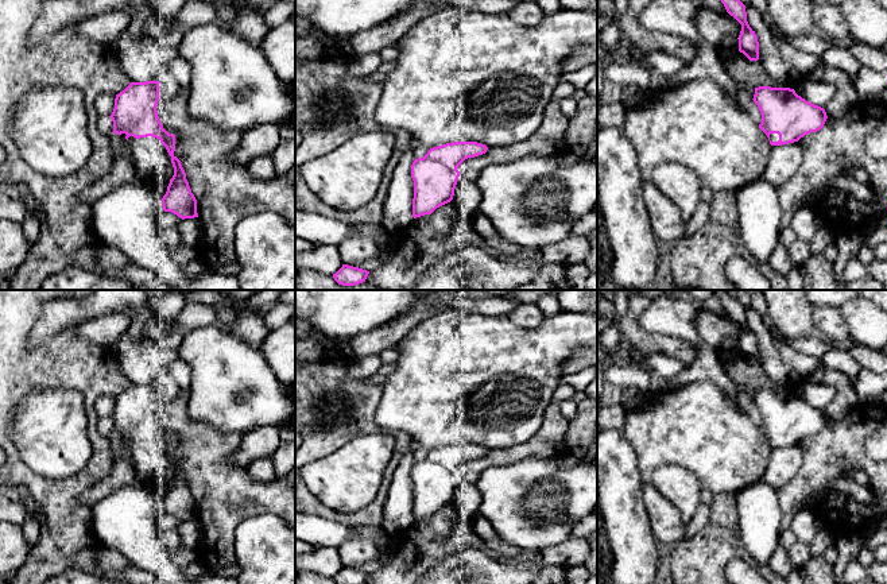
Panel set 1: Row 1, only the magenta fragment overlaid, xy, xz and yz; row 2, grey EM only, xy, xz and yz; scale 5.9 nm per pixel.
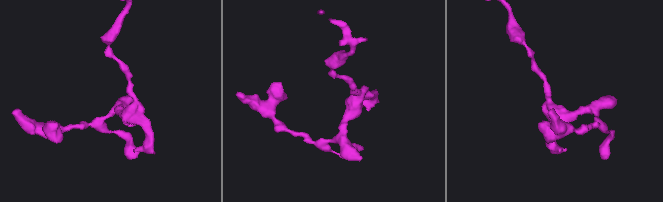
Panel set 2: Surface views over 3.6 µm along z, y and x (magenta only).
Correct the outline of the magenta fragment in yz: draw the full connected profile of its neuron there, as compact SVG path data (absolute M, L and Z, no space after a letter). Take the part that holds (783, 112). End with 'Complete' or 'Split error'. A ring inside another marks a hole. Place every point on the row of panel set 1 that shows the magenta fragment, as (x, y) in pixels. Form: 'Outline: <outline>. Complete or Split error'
Outline: M759 86L752 100L762 113L759 128L771 146L798 142L820 131L828 119L824 108L806 101L790 88Z. Split error

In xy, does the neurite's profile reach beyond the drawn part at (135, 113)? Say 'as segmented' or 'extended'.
extended

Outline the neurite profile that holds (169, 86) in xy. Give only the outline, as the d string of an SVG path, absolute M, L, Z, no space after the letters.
M166 66L159 78L159 101L169 101L179 92L178 82L167 74Z

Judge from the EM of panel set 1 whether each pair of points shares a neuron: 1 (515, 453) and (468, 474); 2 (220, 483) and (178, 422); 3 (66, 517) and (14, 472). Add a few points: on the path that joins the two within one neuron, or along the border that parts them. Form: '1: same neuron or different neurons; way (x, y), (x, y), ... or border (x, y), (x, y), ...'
1: same neuron; way (503, 456), (492, 457), (480, 464)
2: same neuron; way (209, 468), (204, 452), (192, 437)
3: same neuron; way (53, 503), (27, 478)

